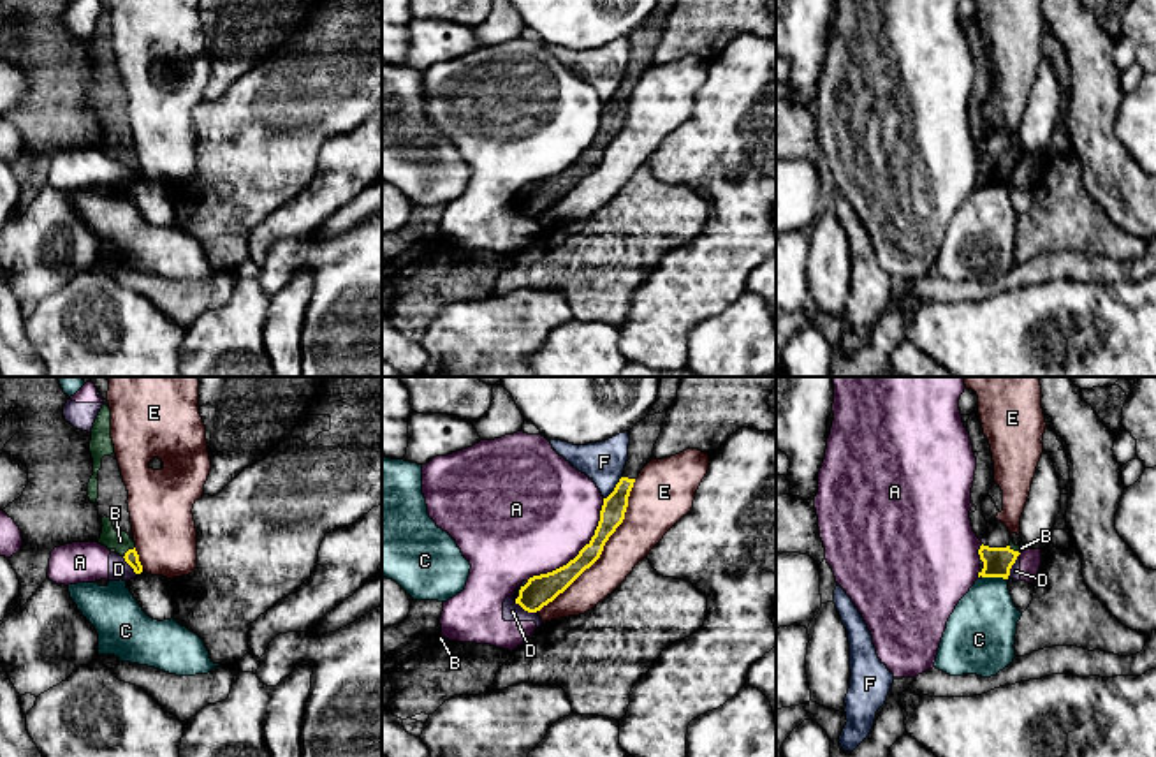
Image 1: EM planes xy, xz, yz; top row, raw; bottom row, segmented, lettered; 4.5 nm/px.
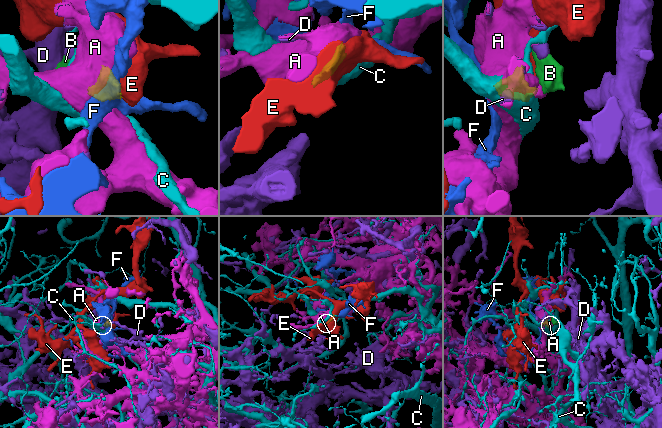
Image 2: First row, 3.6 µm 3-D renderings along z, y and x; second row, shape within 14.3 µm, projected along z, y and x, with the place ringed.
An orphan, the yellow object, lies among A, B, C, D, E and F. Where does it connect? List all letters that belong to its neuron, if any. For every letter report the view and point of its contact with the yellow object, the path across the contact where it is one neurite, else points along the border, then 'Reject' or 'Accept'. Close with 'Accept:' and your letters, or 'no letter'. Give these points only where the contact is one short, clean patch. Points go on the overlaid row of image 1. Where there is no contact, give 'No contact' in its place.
A: Touches yellow at xz (579, 551). Reject
B: Touches yellow at xy (127, 551). Path across: xy (131, 557), (127, 551), (120, 541). Accept
C: Touches yellow at yz (995, 576). Boundary: yz (982, 576), (1002, 576), (1005, 580). Reject
D: Touches yellow at xz (525, 610). Boundary: xz (514, 601), (535, 613). Reject
E: Touches yellow at xz (602, 548). Reject
F: Touches yellow at xz (614, 488). Reject
Accept: B

